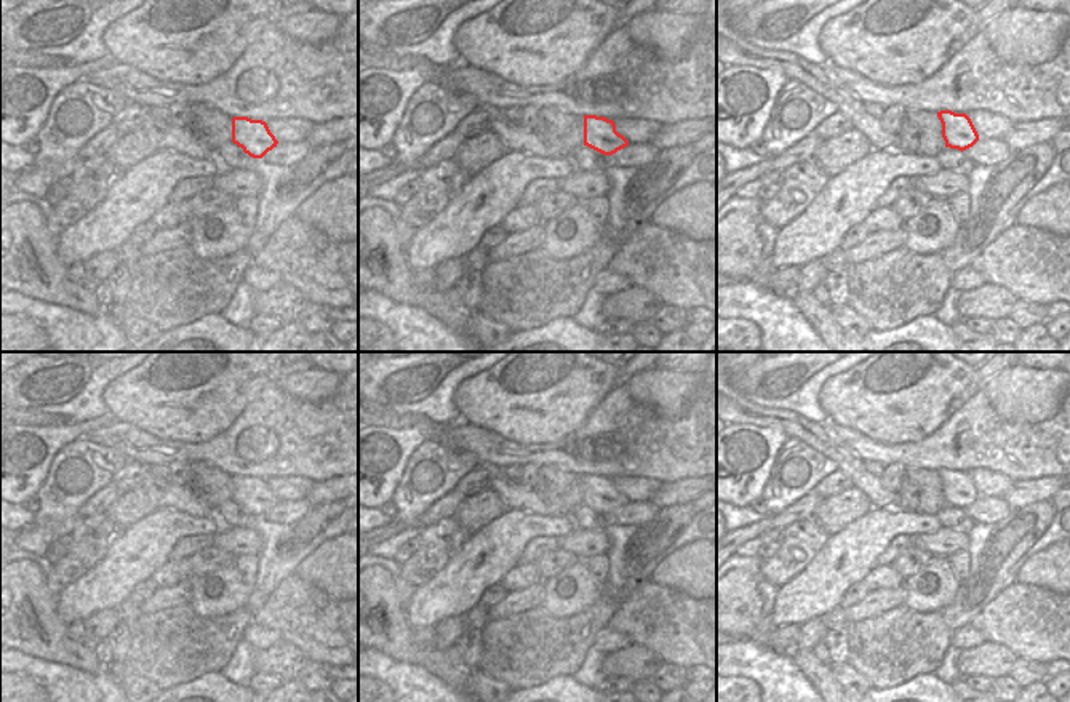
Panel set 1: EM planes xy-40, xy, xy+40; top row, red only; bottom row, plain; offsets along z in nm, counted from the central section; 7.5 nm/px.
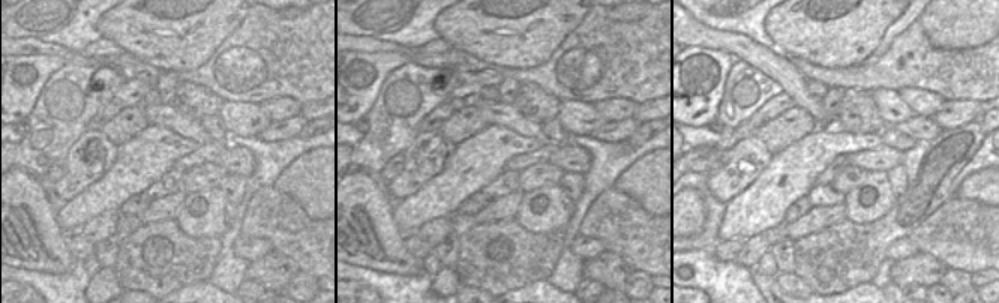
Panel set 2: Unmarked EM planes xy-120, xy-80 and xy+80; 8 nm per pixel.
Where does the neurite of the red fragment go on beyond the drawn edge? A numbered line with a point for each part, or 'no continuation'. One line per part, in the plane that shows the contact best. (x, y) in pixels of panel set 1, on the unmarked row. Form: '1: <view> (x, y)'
no continuation

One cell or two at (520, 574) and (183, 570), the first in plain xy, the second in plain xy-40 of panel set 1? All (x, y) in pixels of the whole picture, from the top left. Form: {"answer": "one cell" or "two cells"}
{"answer": "one cell"}

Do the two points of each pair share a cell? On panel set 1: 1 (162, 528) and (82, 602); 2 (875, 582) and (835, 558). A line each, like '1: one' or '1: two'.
1: one
2: two

